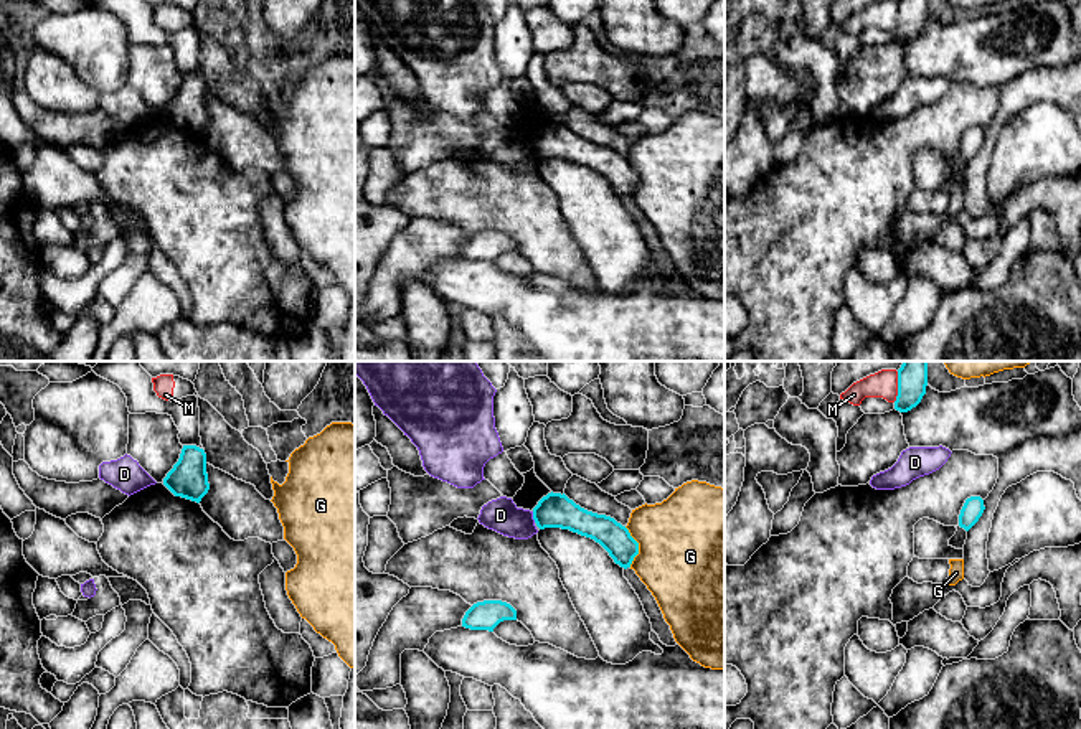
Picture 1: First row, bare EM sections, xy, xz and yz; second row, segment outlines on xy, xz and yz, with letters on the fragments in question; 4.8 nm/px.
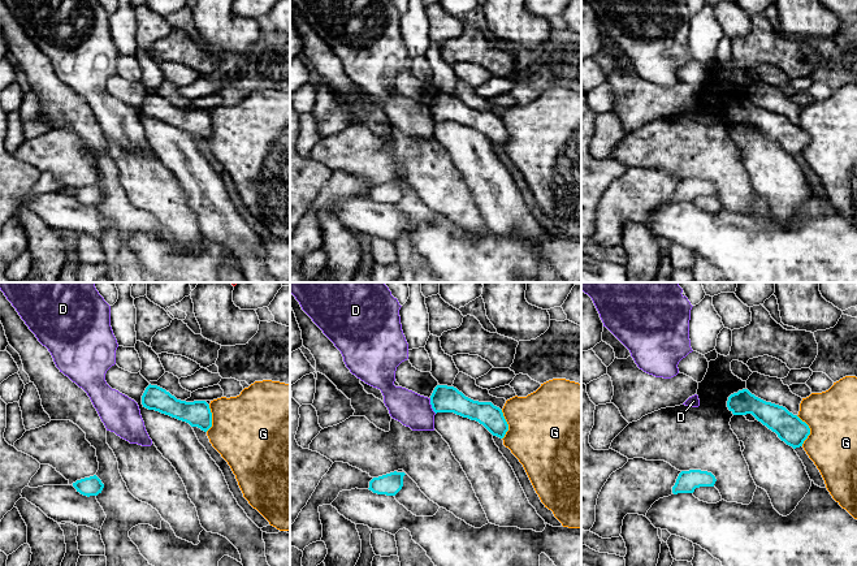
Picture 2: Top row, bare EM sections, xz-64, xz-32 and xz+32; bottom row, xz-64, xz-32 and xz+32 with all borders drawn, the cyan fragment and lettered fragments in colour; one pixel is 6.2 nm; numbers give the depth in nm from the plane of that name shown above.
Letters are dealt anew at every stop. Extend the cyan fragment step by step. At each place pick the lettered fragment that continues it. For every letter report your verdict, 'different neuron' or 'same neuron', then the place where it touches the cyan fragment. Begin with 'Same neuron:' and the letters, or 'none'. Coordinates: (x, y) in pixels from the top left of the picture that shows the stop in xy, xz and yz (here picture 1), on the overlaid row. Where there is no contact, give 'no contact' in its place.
Same neuron: none
D: different neuron; meets cyan in xz at (533, 517)
G: different neuron; meets cyan in xz at (637, 546)
M: different neuron; meets cyan in yz at (898, 386)

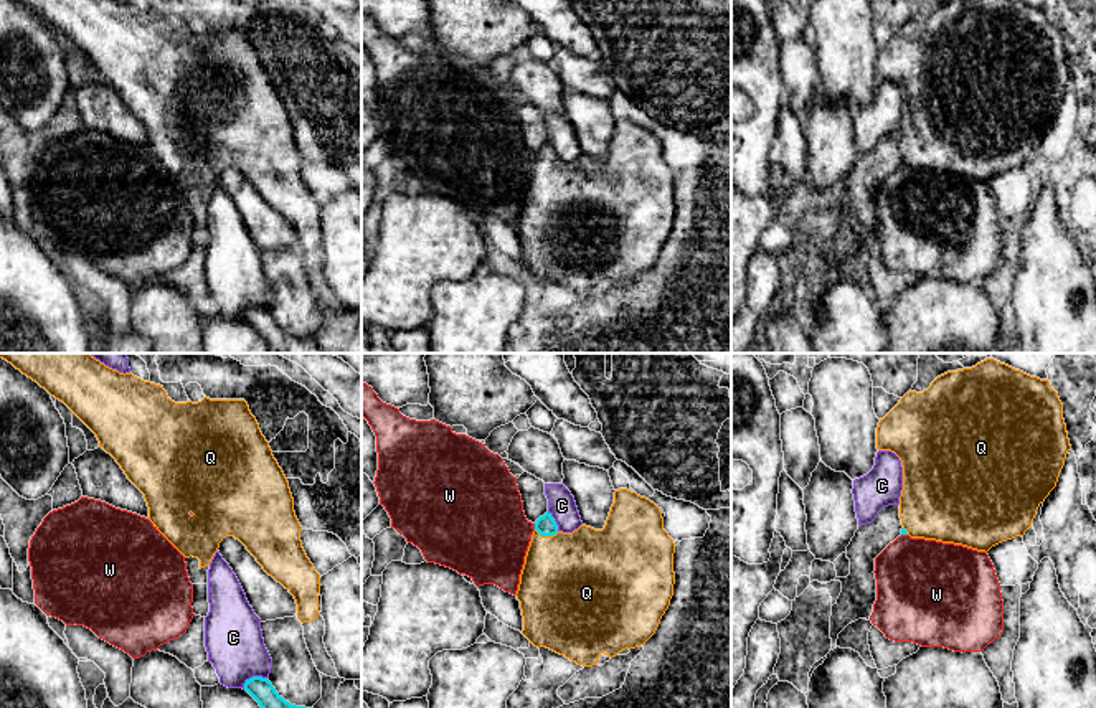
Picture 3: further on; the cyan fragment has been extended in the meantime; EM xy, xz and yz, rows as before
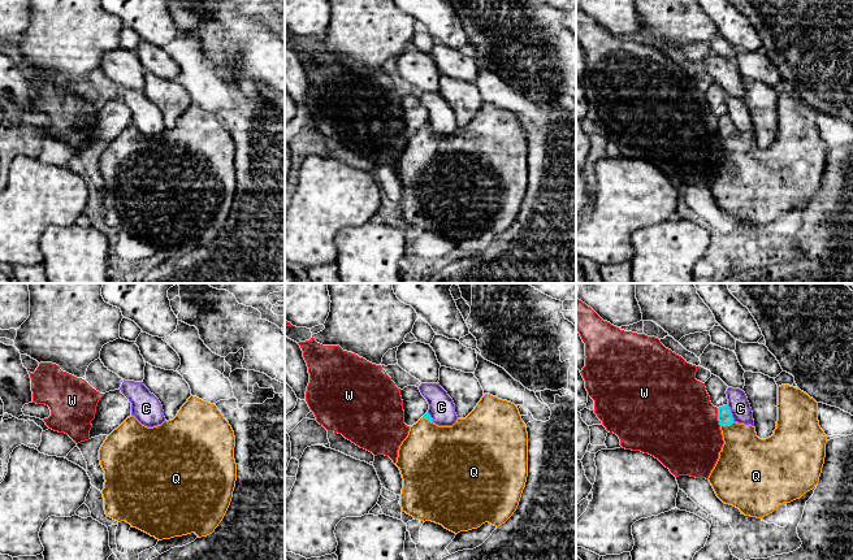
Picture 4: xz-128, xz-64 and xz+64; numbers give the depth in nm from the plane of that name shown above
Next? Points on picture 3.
Same neuron: Q
C: different neuron; meets cyan in xy at (253, 677)
Q: same neuron; meets cyan in xz at (547, 535)
W: different neuron; meets cyan in xz at (535, 527)

